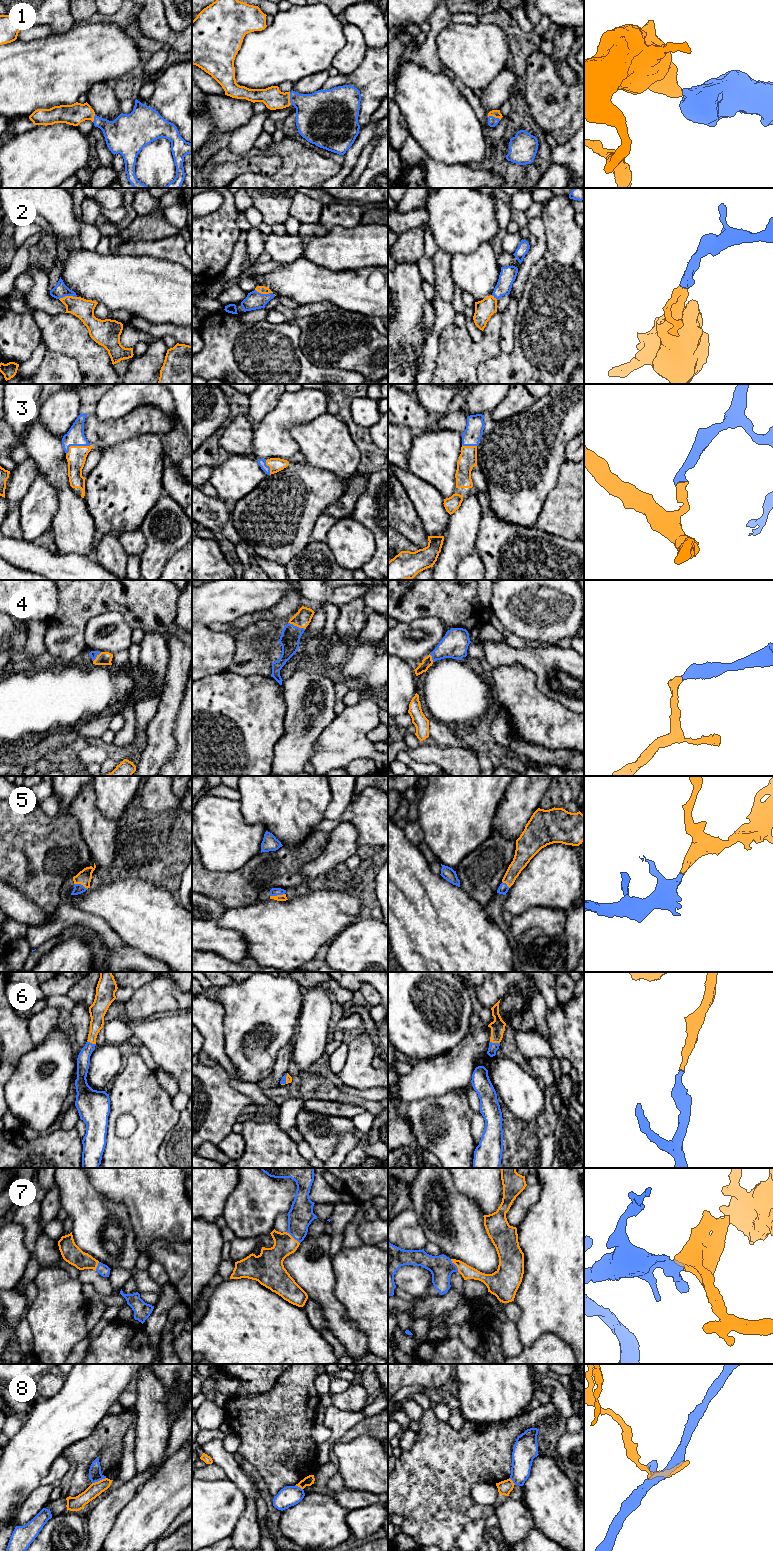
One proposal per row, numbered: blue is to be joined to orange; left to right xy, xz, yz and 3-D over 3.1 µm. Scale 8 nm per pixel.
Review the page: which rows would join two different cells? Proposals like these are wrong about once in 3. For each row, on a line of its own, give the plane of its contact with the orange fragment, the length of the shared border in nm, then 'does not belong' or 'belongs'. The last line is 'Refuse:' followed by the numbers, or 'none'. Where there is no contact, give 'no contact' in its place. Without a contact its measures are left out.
1: xz | 110 nm | belongs
2: xz | 180 nm | belongs
3: xy | 220 nm | belongs
4: xz | 150 nm | belongs
5: xz | 110 nm | belongs
6: yz | 80 nm | belongs
7: xz | 150 nm | belongs
8: xy | 120 nm | belongs
Refuse: none

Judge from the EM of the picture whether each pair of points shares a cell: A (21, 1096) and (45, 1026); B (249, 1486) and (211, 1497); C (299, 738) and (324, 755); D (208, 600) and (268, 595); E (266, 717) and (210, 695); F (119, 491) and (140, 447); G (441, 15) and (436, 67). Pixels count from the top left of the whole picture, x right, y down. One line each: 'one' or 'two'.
A: two
B: two
C: two
D: one
E: one
F: one
G: one

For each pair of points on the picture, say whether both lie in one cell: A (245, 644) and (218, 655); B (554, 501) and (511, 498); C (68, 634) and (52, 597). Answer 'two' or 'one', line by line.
A: two
B: two
C: two

